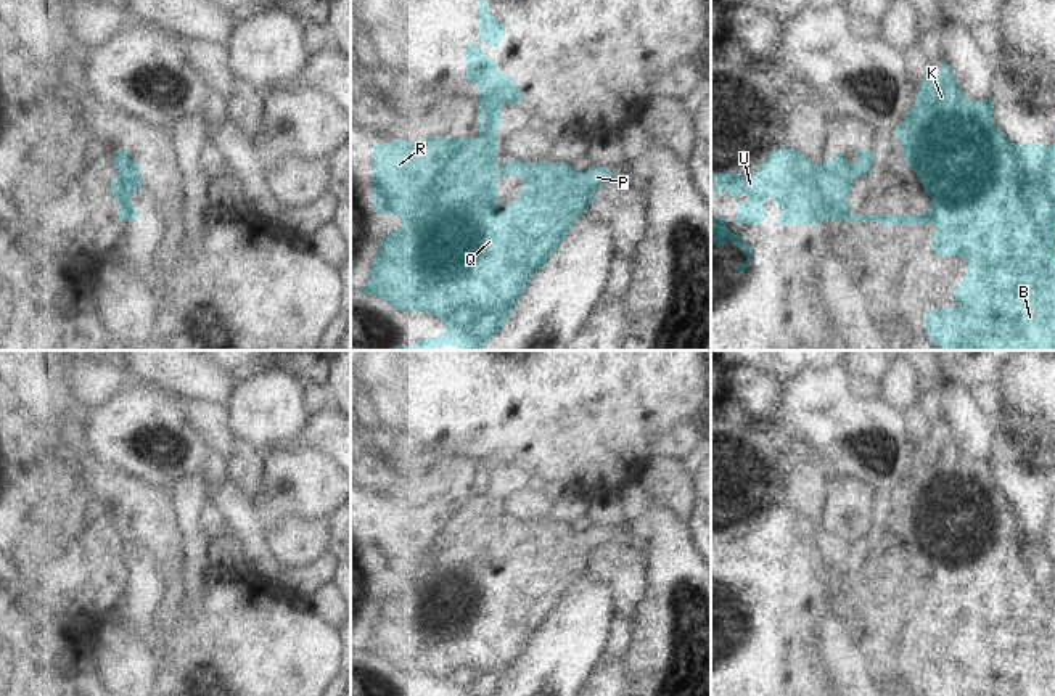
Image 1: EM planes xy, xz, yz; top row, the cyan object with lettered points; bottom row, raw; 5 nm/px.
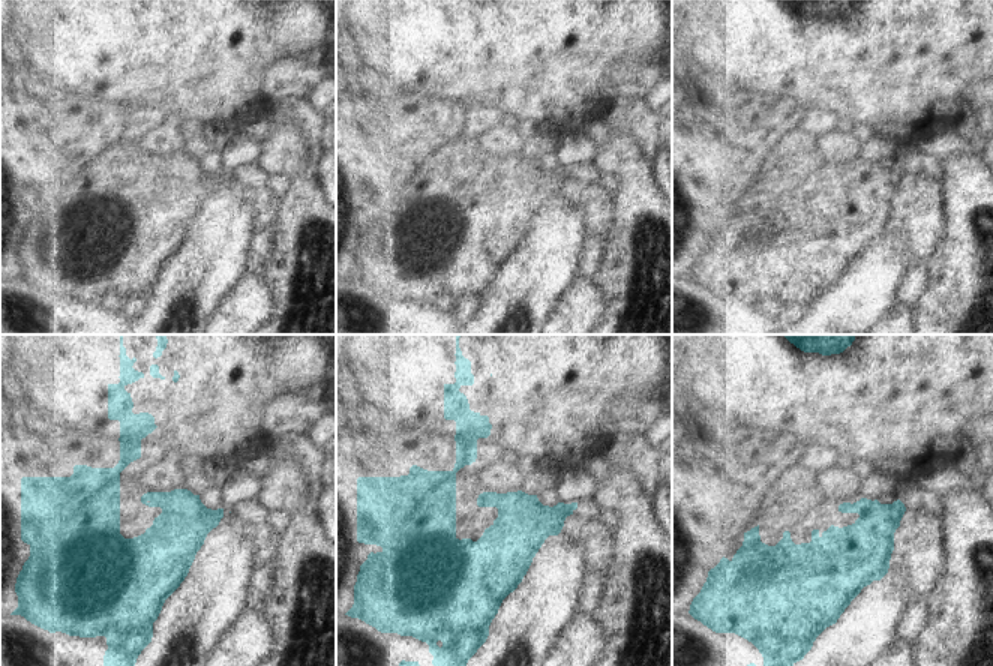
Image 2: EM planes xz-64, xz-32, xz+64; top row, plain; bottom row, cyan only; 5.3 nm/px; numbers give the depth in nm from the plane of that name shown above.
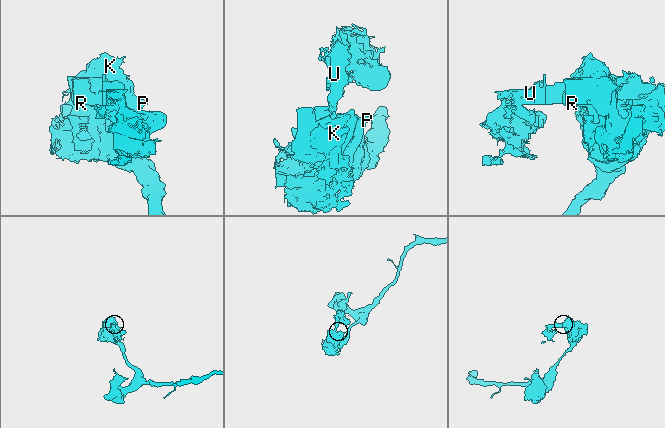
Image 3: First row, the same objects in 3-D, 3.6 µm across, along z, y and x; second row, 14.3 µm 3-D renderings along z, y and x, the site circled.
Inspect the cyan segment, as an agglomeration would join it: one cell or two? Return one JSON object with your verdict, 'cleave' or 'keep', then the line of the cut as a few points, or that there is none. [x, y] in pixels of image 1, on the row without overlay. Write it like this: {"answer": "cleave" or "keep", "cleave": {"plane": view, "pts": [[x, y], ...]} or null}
{"answer": "cleave", "cleave": {"plane": "xz", "pts": [[496, 486], [480, 495]]}}

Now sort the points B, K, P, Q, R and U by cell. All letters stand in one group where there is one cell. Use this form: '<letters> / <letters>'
B K P Q R / U

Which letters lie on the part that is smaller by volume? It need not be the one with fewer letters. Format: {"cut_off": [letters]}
{"cut_off": ["U"]}

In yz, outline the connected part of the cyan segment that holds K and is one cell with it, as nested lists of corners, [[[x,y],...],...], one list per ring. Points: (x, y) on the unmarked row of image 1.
[[[947,423],[918,445],[915,466],[896,489],[896,498],[931,558],[926,574],[849,574],[849,580],[880,583],[934,583],[933,611],[963,617],[968,633],[954,648],[955,667],[925,672],[926,696],[1055,696],[1055,503],[1013,503],[995,489],[992,461],[963,455]]]

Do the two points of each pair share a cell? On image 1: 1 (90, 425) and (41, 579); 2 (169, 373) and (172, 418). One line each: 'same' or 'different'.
1: different
2: different

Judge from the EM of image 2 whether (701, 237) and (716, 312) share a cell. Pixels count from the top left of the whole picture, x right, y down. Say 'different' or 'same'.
different

